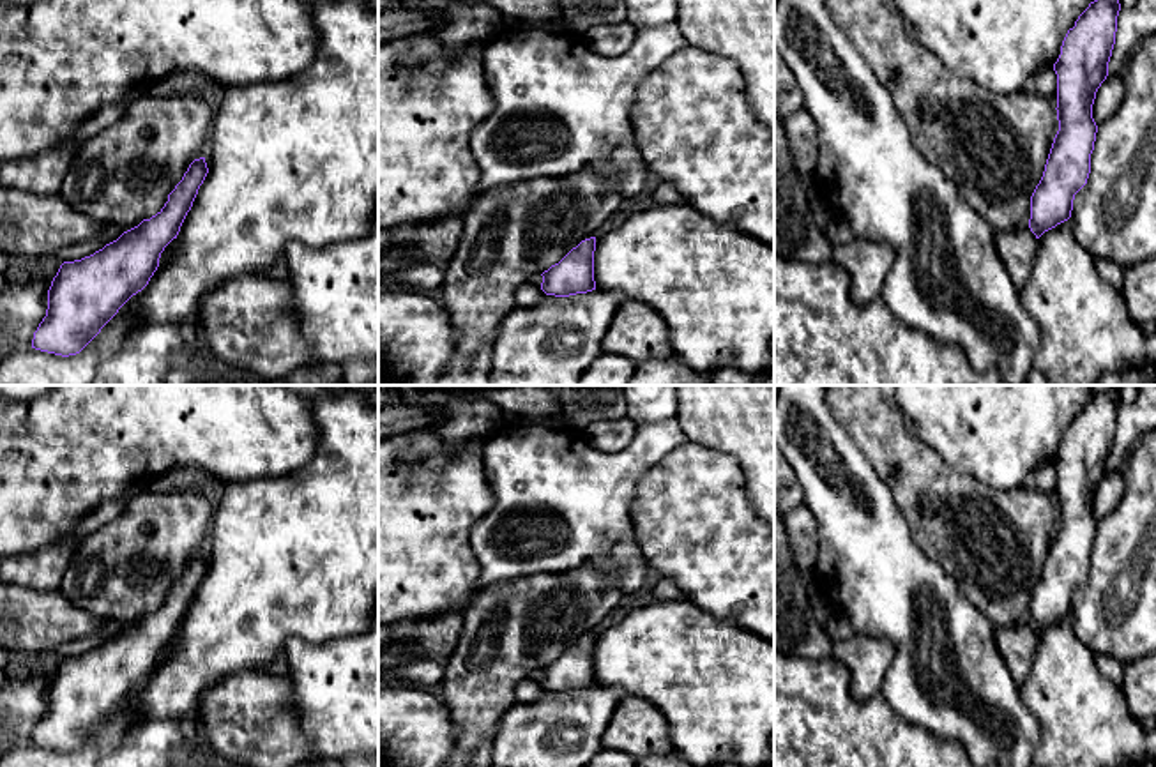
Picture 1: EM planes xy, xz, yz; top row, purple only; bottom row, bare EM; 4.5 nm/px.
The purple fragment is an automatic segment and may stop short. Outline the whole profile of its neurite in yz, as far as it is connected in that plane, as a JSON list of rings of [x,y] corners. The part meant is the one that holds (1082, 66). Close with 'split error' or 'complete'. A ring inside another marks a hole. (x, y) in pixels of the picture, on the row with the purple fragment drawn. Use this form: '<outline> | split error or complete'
[[[1119,0],[1091,2],[1053,64],[1059,131],[1031,196],[1029,228],[1036,239],[1071,217],[1075,194],[1087,184],[1098,133],[1092,104],[1108,76],[1119,11]]] | complete

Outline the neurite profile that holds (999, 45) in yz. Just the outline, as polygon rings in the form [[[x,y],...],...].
[[[894,0],[905,32],[958,78],[997,95],[1023,90],[1041,69],[1053,67],[1062,41],[1091,0]]]

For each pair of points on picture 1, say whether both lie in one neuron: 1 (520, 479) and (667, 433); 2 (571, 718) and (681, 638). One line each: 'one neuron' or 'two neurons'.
1: one neuron
2: two neurons

